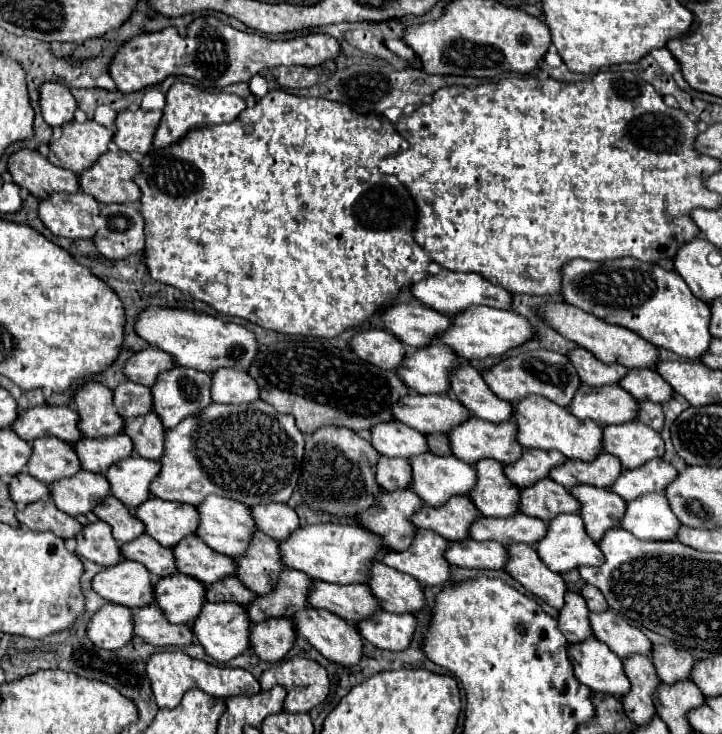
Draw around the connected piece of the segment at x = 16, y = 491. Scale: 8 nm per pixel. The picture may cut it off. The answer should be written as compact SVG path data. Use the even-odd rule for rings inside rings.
M26 471L20 475L14 475L10 479L10 497L18 507L24 507L32 501L38 499L48 499L50 497L50 487L46 483L40 483L38 479L32 479Z

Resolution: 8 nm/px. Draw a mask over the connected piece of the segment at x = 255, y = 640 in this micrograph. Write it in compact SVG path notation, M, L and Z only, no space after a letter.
M268 619L252 625L252 649L266 663L280 663L296 641L296 627L290 619Z

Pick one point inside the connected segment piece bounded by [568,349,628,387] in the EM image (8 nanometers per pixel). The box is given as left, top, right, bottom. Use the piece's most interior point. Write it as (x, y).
(592, 371)

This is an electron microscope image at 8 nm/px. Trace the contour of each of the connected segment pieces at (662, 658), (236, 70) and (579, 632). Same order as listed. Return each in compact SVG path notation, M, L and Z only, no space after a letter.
M656 645L652 661L656 665L656 673L666 685L692 679L692 669L696 665L696 659L686 649L678 649L674 645Z
M208 15L194 19L186 29L166 27L158 33L138 35L116 53L110 75L118 91L136 93L160 85L170 75L186 75L200 81L204 87L226 87L232 83L246 83L256 73L280 65L308 65L316 67L334 61L340 55L340 43L330 35L306 35L290 41L268 41L260 35L238 31L220 19Z
M568 591L566 605L560 611L558 625L568 643L582 643L584 639L592 639L592 627L588 623L590 609L580 593Z

